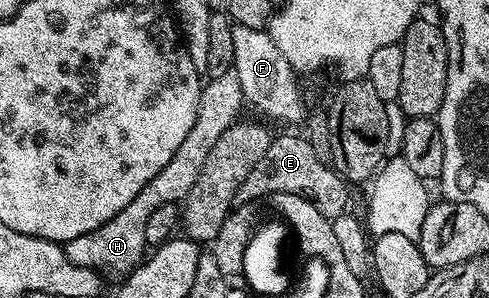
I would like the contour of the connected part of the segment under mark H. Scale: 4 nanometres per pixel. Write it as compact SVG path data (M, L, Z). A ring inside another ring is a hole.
M234 73L216 79L208 78L203 83L201 101L197 105L197 121L193 121L193 129L189 129L185 141L181 141L181 149L177 149L173 161L169 161L169 165L165 165L165 169L161 169L161 173L157 173L157 177L153 177L153 181L149 181L149 185L145 185L145 189L141 189L141 193L137 193L137 197L133 197L133 201L129 201L129 205L125 205L121 213L117 213L117 217L105 221L105 225L89 233L81 233L81 237L73 237L73 241L66 243L65 250L69 261L73 261L73 265L94 267L100 273L112 271L118 277L130 275L143 262L149 251L149 217L153 217L153 213L157 213L161 205L178 204L186 199L189 189L193 189L193 181L197 181L201 173L201 165L205 165L205 157L209 157L209 152L220 139L221 133L225 133L225 129L232 127L240 118L239 110L242 107L245 107L245 100L241 81Z

